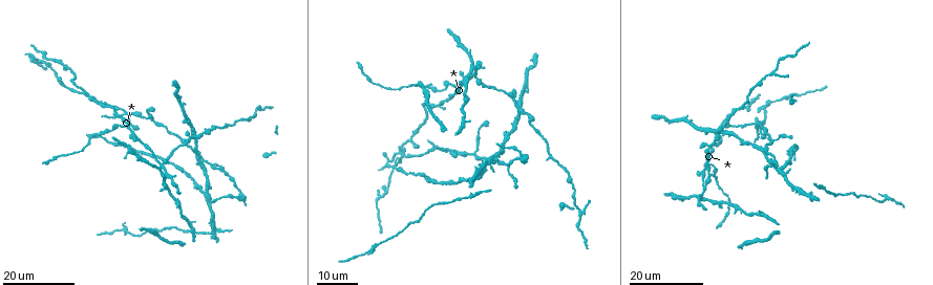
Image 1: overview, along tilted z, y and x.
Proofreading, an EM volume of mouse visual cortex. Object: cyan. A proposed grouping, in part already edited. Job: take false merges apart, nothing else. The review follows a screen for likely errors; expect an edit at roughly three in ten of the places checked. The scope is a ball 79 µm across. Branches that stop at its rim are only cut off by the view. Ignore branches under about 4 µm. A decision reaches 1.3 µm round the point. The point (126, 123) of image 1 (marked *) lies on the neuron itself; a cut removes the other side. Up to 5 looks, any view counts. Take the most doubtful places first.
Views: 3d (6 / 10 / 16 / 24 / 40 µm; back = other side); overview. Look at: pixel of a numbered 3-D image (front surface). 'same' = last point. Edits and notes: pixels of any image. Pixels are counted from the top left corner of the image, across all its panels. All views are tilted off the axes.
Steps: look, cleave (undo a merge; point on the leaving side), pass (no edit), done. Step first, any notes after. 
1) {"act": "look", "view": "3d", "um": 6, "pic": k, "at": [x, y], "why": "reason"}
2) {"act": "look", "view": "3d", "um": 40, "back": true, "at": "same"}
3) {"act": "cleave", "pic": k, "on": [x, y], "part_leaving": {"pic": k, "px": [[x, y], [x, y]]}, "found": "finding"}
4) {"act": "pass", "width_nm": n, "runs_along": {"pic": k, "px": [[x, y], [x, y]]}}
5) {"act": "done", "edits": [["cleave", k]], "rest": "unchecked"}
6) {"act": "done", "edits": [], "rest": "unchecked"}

{"act": "look", "view": "3d", "um": 16, "pic": 1, "at": [126, 113], "why": "three-way junction"}

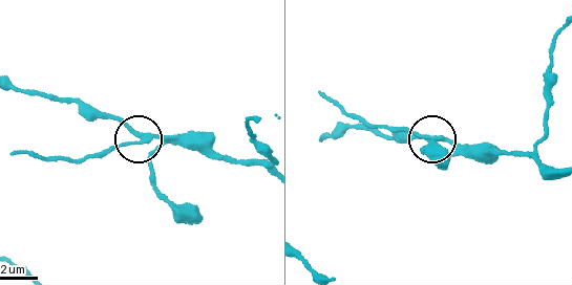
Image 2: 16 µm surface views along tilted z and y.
{"act": "look", "view": "3d", "um": 10, "pic": 2, "at": [137, 144]}

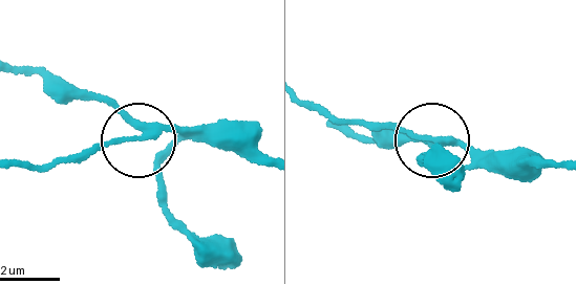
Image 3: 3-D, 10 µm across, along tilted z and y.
{"act": "cleave", "pic": 3, "on": [111, 139], "side_arm_um": 8, "part_leaving": {"pic": 3, "px": [[151, 133], [51, 164], [11, 164]]}, "found": "two neurons meet here"}

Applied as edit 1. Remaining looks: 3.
{"act": "look", "view": "overview"}

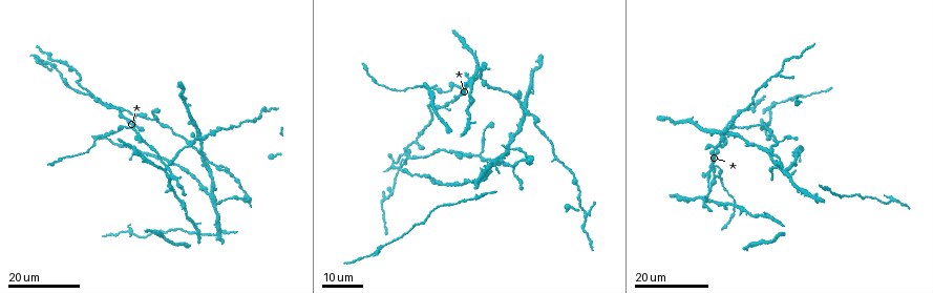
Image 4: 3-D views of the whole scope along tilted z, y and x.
{"act": "look", "view": "3d", "um": 24, "pic": 4, "at": [398, 168], "why": "four-way junction"}

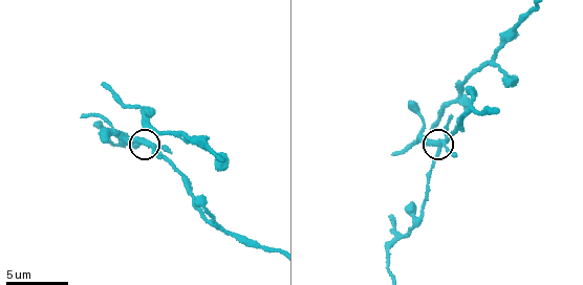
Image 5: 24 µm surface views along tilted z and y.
{"act": "look", "view": "3d", "um": 6, "pic": 5, "at": [145, 141]}

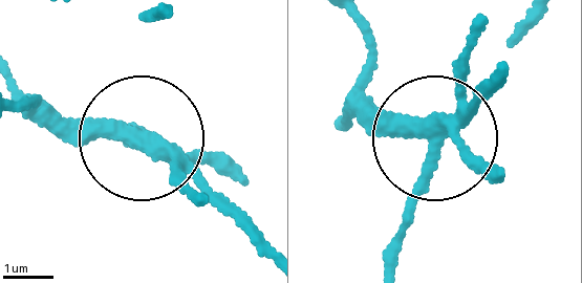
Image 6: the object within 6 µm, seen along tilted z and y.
{"act": "cleave", "pic": 6, "on": [216, 152], "width_nm": 270, "found": "a second neuron is stuck on"}

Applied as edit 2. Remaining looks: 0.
{"act": "done", "edits": [["cleave", 3], ["cleave", 6]], "rest": "unchecked"}

